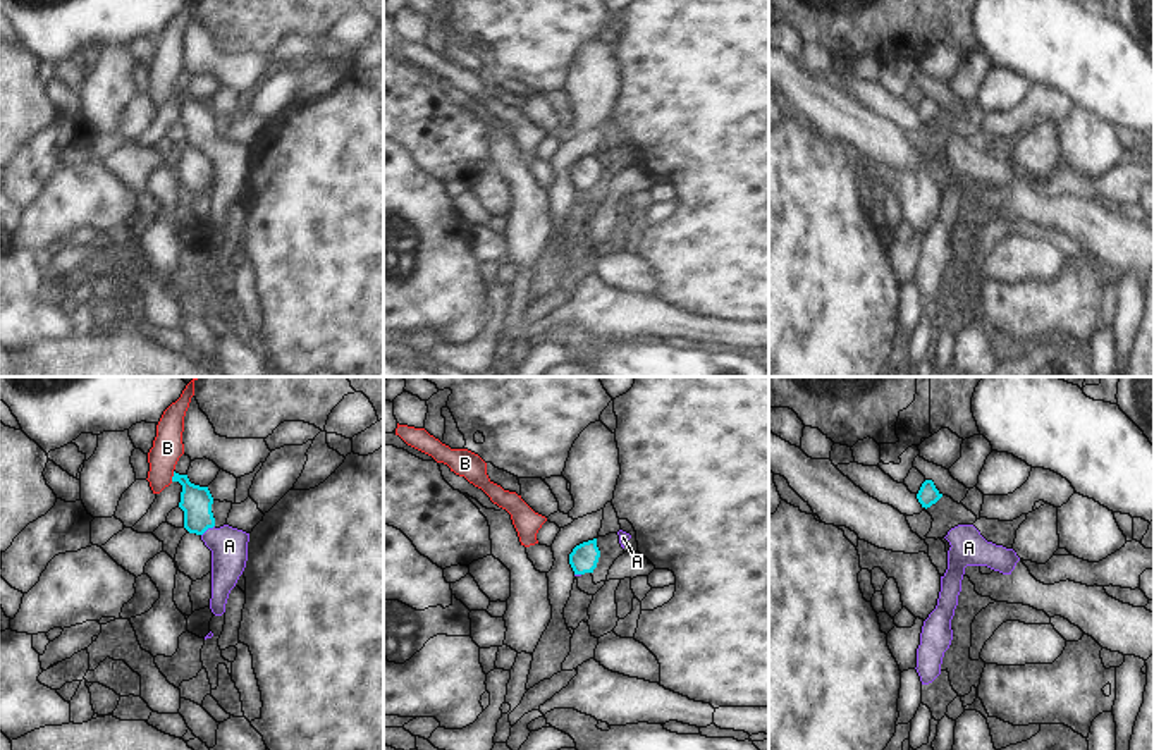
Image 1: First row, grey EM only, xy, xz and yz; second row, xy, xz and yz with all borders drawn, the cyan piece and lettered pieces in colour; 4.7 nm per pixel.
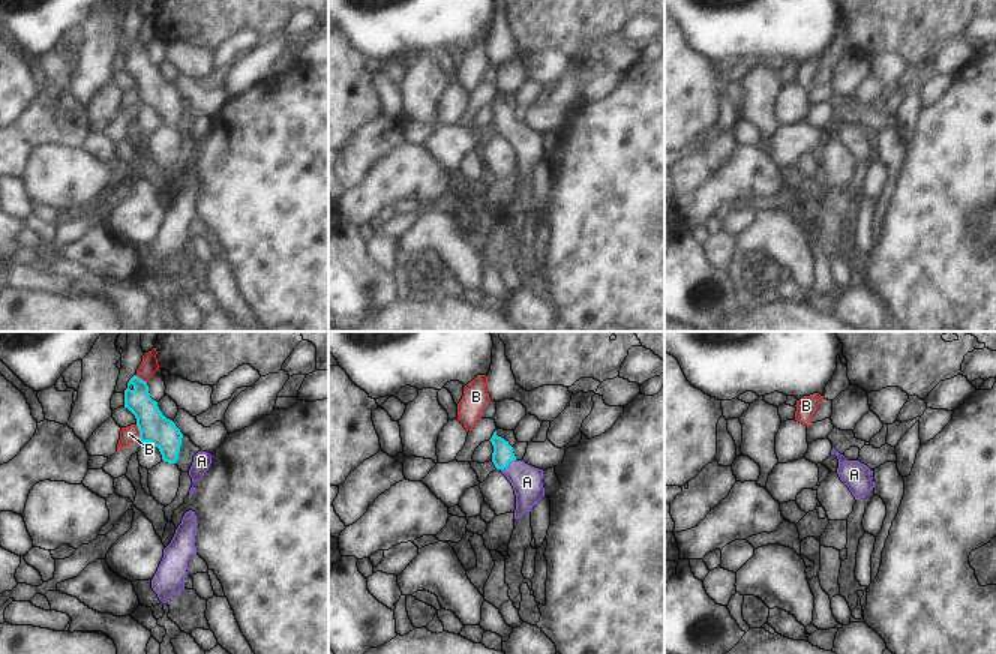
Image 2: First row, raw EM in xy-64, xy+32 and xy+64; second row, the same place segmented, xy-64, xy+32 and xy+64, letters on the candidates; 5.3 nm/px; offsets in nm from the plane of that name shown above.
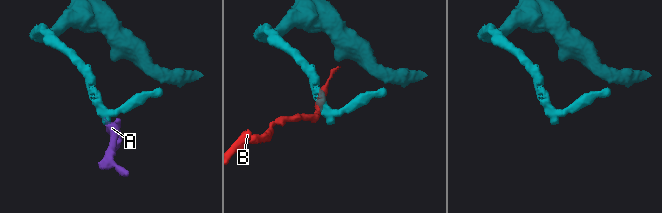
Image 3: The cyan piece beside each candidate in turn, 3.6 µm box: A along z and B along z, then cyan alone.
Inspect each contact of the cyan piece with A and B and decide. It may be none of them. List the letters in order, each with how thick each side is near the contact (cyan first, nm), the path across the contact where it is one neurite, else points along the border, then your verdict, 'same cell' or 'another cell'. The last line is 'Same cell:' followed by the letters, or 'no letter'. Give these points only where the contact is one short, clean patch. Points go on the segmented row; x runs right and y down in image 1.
A: calibres 150 and 180 nm; way xy (196, 501), (198, 518), (207, 528), (229, 546); same cell
B: calibres 150 and 140 nm; border xy (174, 472), (171, 480); another cell
Same cell: A

